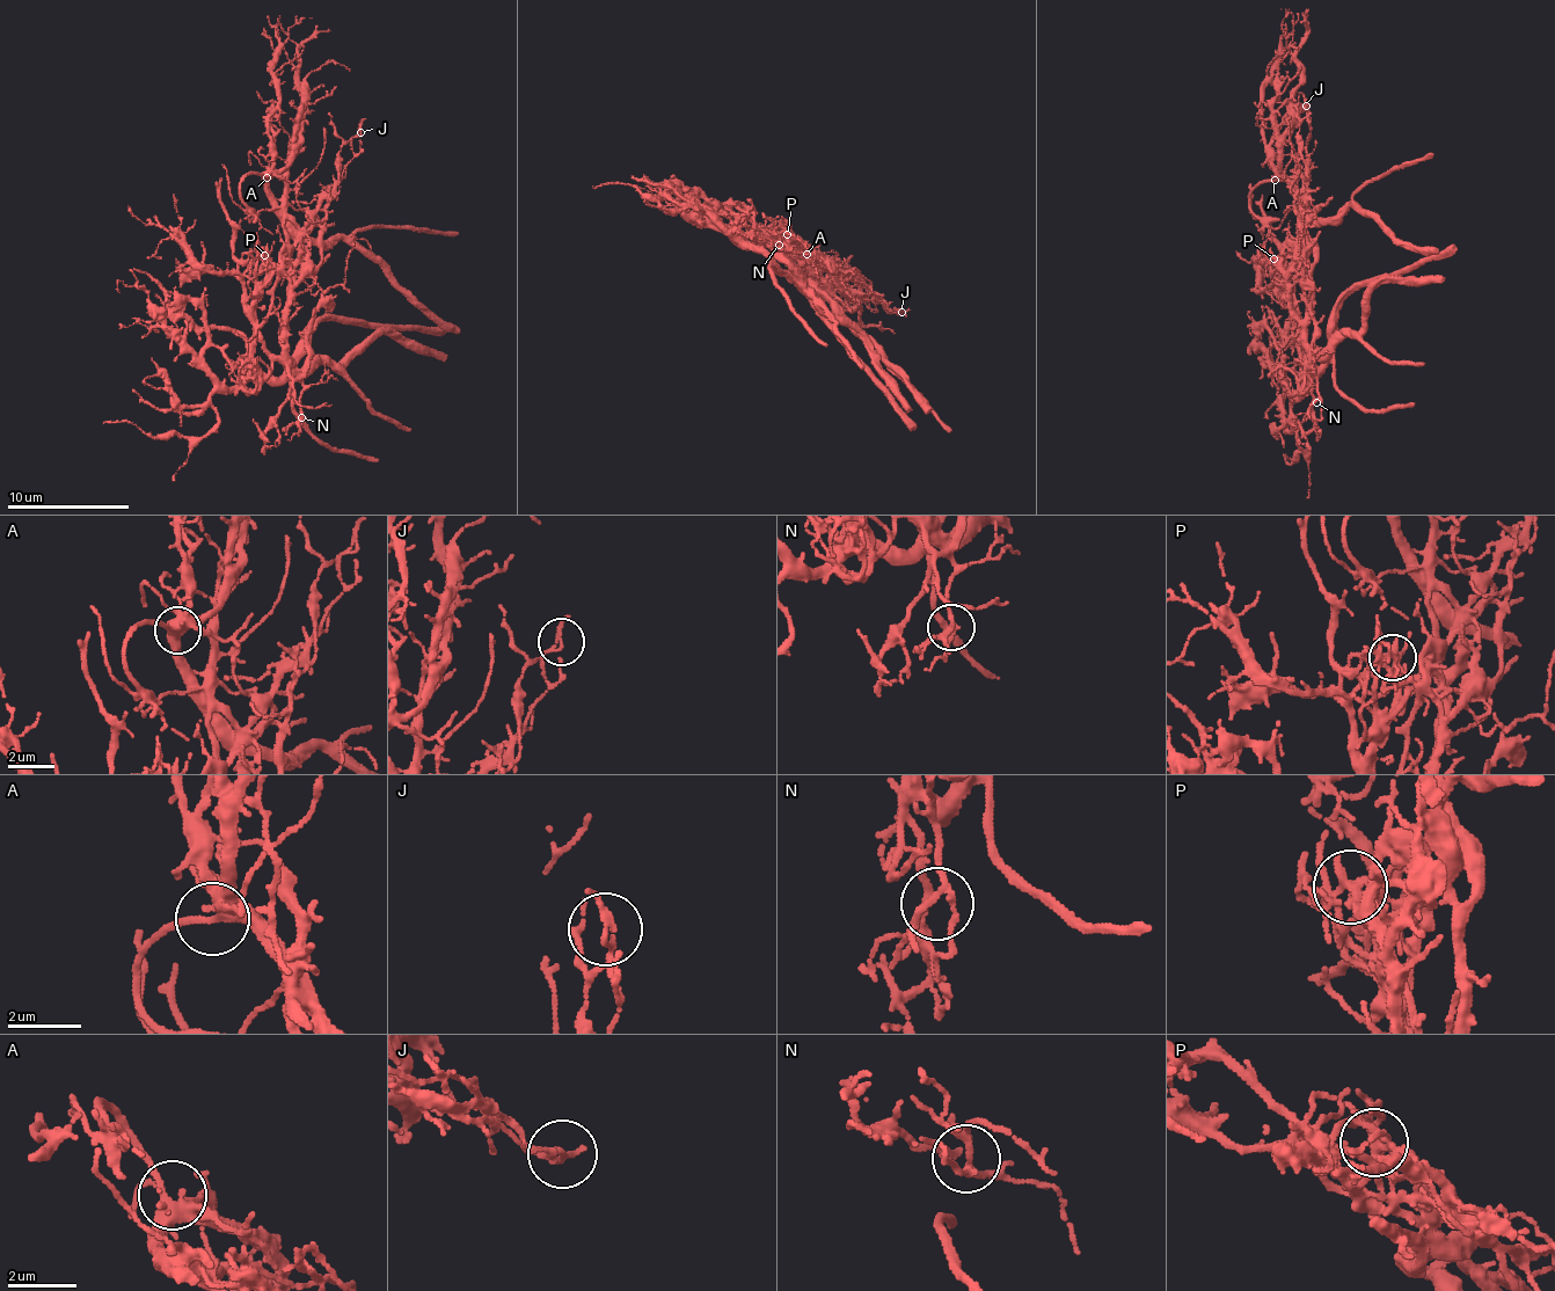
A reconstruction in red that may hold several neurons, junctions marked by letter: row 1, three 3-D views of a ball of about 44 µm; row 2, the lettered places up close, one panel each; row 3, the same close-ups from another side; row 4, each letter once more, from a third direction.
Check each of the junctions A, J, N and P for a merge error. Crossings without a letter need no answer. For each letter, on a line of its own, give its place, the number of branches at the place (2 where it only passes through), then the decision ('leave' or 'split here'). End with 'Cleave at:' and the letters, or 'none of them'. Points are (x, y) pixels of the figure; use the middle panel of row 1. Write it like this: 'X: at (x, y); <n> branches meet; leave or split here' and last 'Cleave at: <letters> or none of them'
A: at (807, 254); 7 branches meet; leave
J: at (902, 312); 2 branches meet; split here
N: at (779, 245); 4 branches meet; leave
P: at (787, 234); 9 branches meet; split here
Cleave at: J, P

